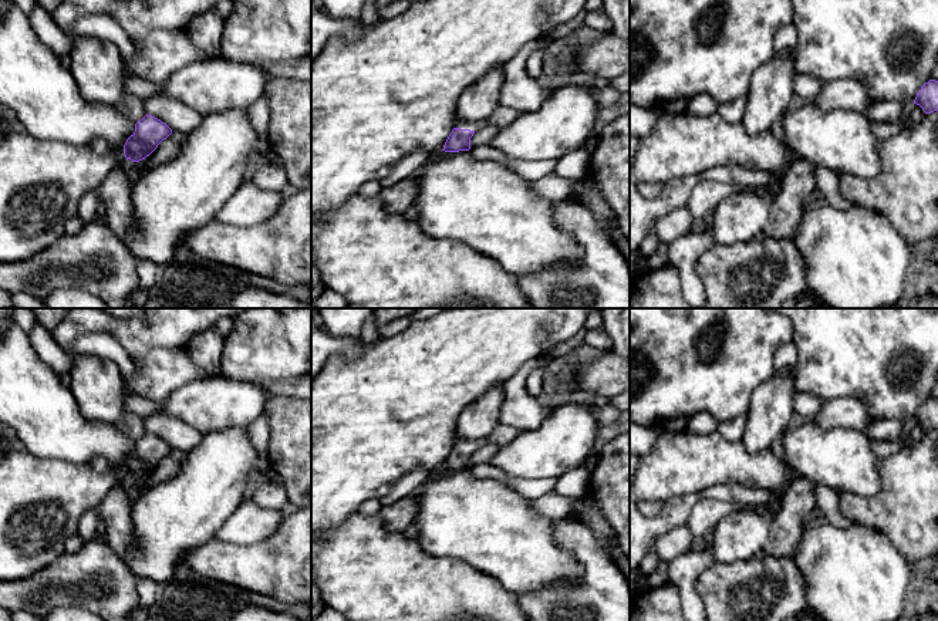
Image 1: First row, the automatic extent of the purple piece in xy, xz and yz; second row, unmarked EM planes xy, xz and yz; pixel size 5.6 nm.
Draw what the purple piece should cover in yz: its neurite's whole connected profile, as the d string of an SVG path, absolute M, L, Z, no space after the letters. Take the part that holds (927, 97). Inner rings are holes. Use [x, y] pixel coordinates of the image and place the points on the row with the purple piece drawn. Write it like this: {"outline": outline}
{"outline": "M938 81L925 82L917 92L914 104L920 105L925 114L938 111Z"}

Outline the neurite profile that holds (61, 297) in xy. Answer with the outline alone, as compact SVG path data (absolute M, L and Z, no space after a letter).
M57 287L43 300L45 308L109 308L107 301L75 287Z

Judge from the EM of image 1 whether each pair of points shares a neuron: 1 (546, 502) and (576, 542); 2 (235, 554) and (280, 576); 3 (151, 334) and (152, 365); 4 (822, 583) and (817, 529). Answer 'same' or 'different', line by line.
1: different
2: same
3: different
4: same

